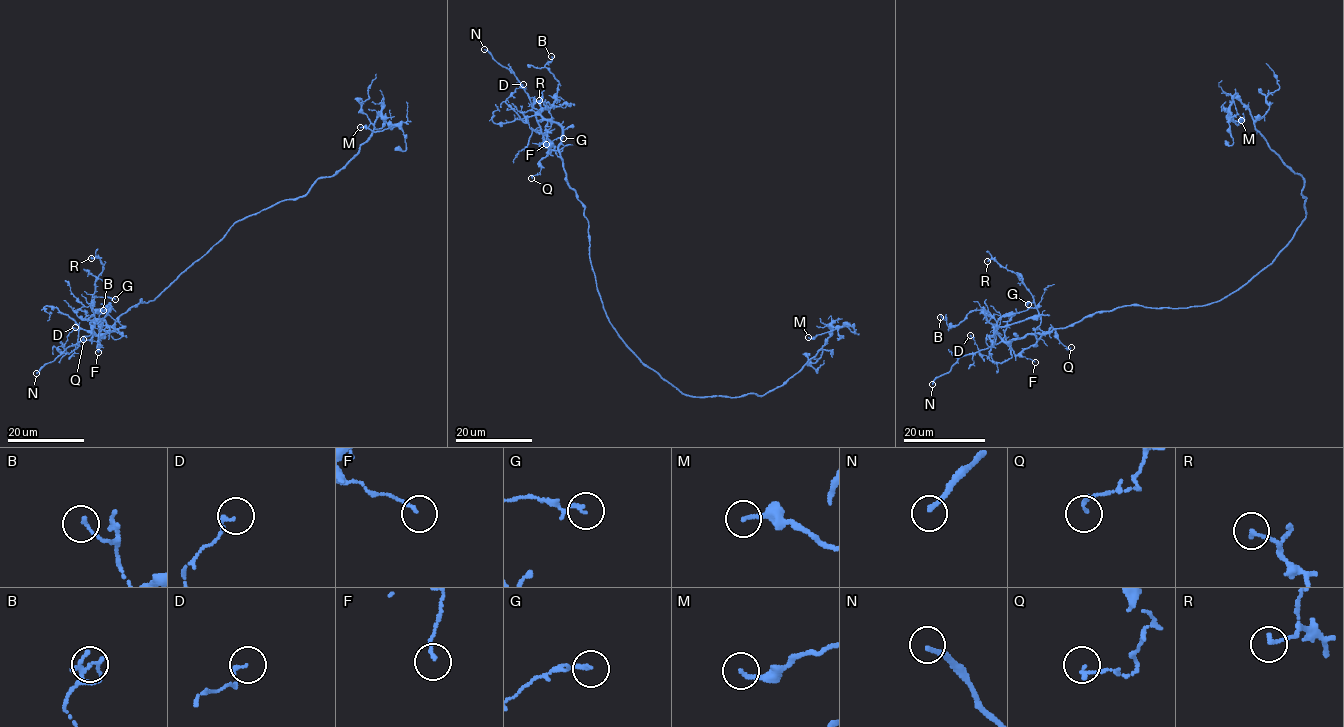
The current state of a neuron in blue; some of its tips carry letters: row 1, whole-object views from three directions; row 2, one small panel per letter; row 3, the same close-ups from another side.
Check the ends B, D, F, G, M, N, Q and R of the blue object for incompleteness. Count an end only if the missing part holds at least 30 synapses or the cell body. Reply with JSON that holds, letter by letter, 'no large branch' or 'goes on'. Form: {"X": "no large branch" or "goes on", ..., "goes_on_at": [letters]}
{"B": "no large branch", "D": "no large branch", "F": "no large branch", "G": "no large branch", "M": "no large branch", "N": "goes on", "Q": "no large branch", "R": "no large branch", "goes_on_at": ["N"]}

